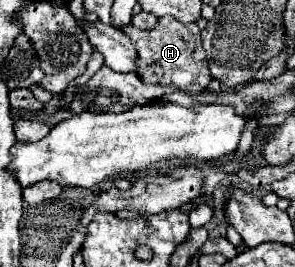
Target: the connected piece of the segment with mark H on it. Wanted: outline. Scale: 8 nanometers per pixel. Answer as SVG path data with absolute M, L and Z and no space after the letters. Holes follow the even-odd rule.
M164 16L158 20L156 28L150 32L130 28L130 32L126 34L136 44L138 76L142 76L146 84L168 84L168 86L176 84L178 88L184 88L188 92L202 92L210 84L212 76L208 72L206 54L202 48L202 36L196 24L182 24L174 20L172 16ZM174 74L184 74L184 82L182 80L176 82Z

